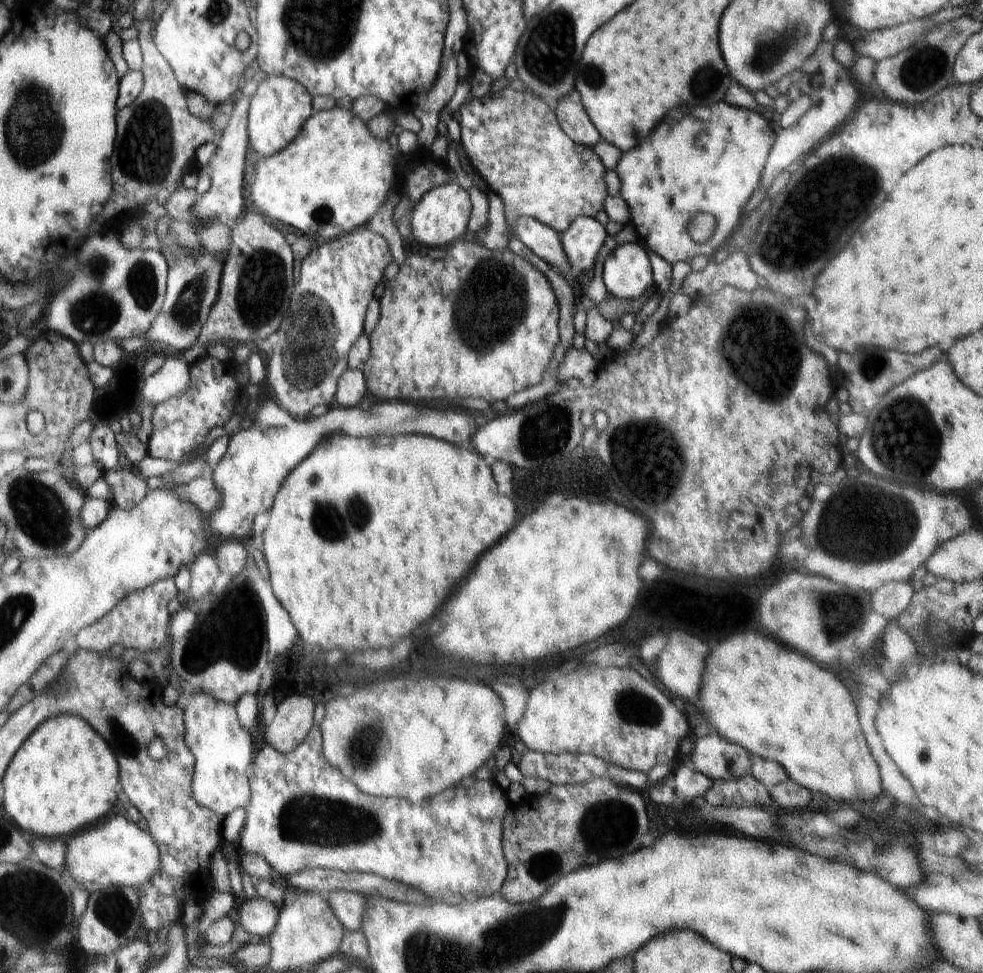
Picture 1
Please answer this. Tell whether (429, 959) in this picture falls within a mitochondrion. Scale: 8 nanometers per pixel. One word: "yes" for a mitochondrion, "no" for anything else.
yes

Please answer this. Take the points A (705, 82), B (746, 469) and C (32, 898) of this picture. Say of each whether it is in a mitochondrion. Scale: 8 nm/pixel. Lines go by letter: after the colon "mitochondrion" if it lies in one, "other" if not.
A: mitochondrion
B: other
C: mitochondrion

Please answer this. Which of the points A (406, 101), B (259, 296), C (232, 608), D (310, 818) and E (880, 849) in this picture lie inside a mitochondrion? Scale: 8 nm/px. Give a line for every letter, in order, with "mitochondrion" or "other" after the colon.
A: other
B: mitochondrion
C: mitochondrion
D: mitochondrion
E: mitochondrion

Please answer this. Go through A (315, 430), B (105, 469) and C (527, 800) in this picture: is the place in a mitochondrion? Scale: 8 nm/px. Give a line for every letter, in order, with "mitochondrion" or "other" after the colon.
A: other
B: other
C: other

